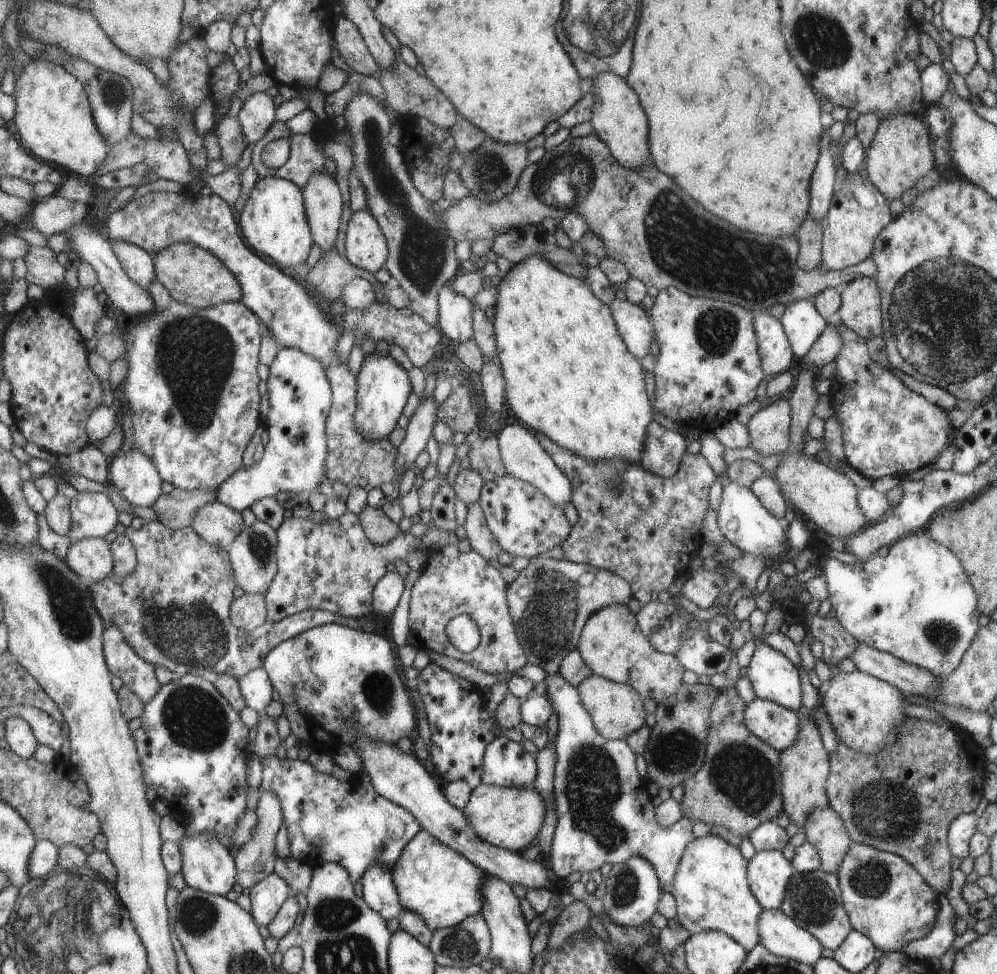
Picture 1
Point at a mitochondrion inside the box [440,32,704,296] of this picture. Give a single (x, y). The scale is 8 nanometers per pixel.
(570, 173)

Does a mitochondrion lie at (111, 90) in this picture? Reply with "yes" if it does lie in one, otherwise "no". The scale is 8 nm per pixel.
no

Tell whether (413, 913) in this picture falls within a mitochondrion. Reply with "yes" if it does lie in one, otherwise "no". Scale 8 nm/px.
no

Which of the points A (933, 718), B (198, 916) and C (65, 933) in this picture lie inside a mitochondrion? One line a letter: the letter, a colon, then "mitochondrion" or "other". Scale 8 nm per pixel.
A: other
B: mitochondrion
C: mitochondrion

